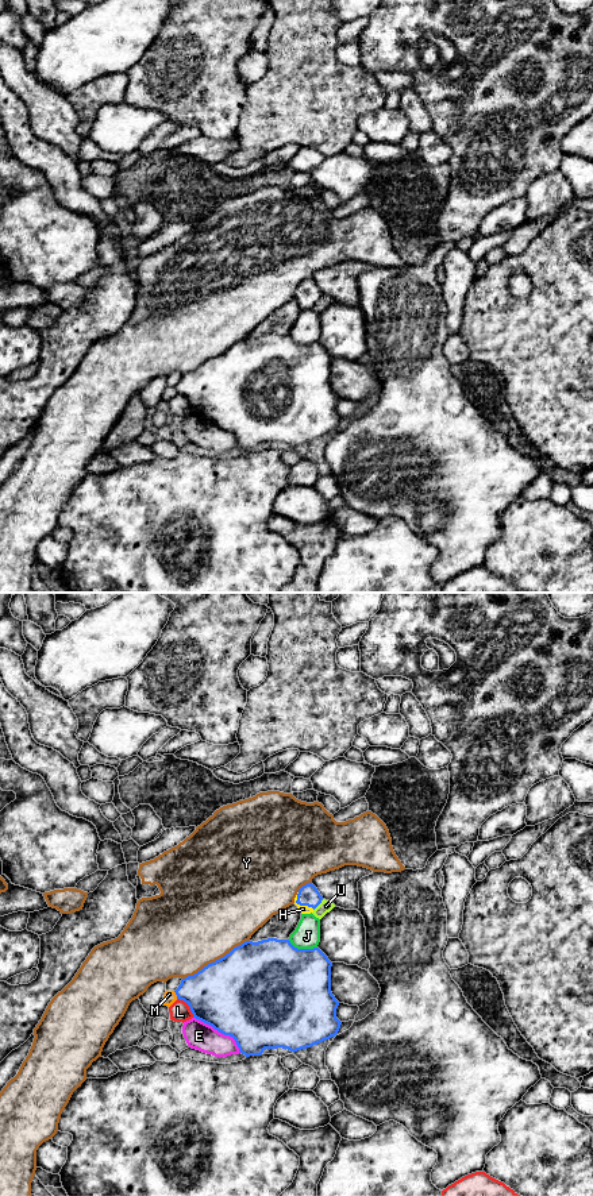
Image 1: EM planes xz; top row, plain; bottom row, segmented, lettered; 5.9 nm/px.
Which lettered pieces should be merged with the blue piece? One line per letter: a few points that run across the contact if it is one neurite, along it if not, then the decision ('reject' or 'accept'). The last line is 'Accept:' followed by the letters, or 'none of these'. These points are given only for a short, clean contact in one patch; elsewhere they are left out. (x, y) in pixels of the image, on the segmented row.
E: reject
H: xz (308, 895), (300, 905), (303, 909) | accept
J: reject
L: reject
M: reject
U: reject
Y: reject
Accept: H

